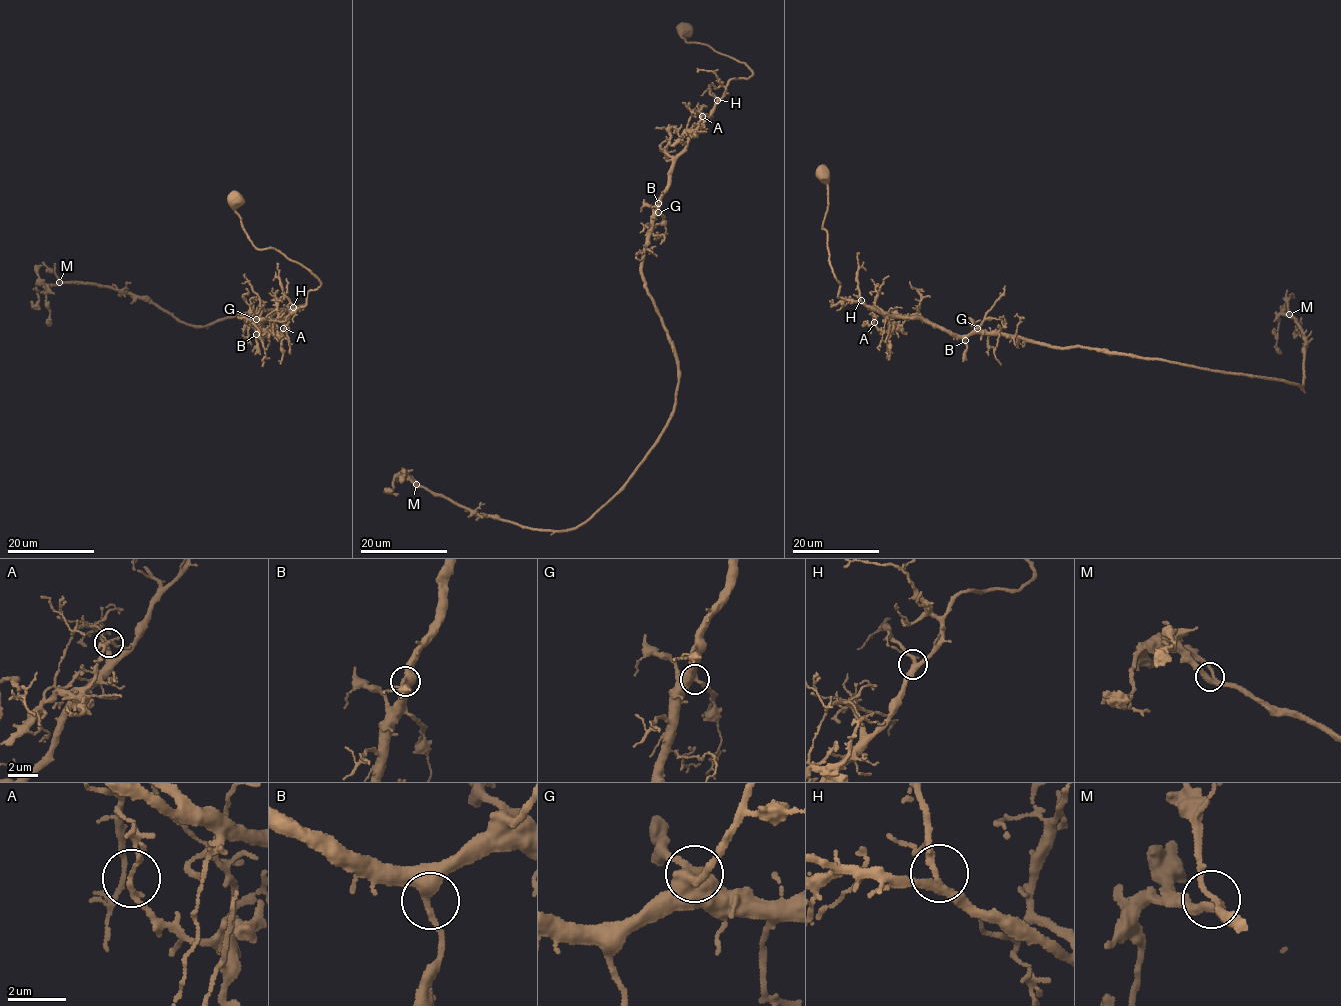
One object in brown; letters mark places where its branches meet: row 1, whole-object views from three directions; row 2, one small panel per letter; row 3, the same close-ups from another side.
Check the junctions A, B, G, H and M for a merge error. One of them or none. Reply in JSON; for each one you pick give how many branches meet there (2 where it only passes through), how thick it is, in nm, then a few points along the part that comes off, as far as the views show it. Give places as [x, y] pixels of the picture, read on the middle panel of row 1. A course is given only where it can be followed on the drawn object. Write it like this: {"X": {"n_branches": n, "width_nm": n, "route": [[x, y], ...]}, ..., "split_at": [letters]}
{"A": {"n_branches": 3, "width_nm": 120, "route": [[703, 116], [698, 126], [685, 131], [692, 114]]}, "split_at": ["A"]}

